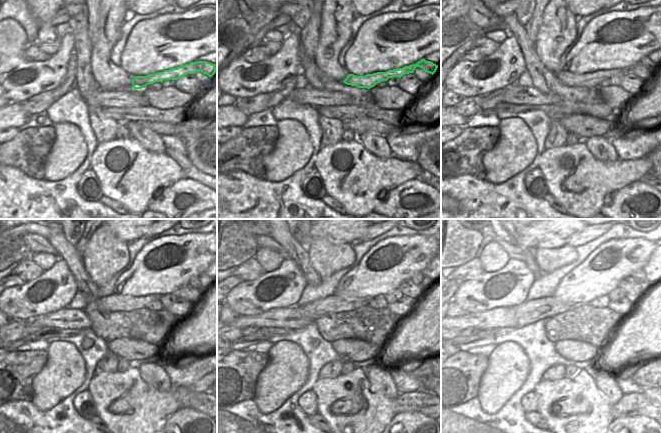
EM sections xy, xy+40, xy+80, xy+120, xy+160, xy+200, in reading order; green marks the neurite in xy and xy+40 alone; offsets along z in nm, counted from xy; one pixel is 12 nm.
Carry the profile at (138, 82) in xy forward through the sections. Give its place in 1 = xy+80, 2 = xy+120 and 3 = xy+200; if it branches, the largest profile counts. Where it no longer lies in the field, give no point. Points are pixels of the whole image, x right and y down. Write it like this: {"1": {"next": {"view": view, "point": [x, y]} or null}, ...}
{"1": {"next": {"view": "xy+80", "point": [590, 80]}}, "2": {"next": {"view": "xy+120", "point": [116, 302]}}, "3": {"next": {"view": "xy+200", "point": [528, 312]}}}

